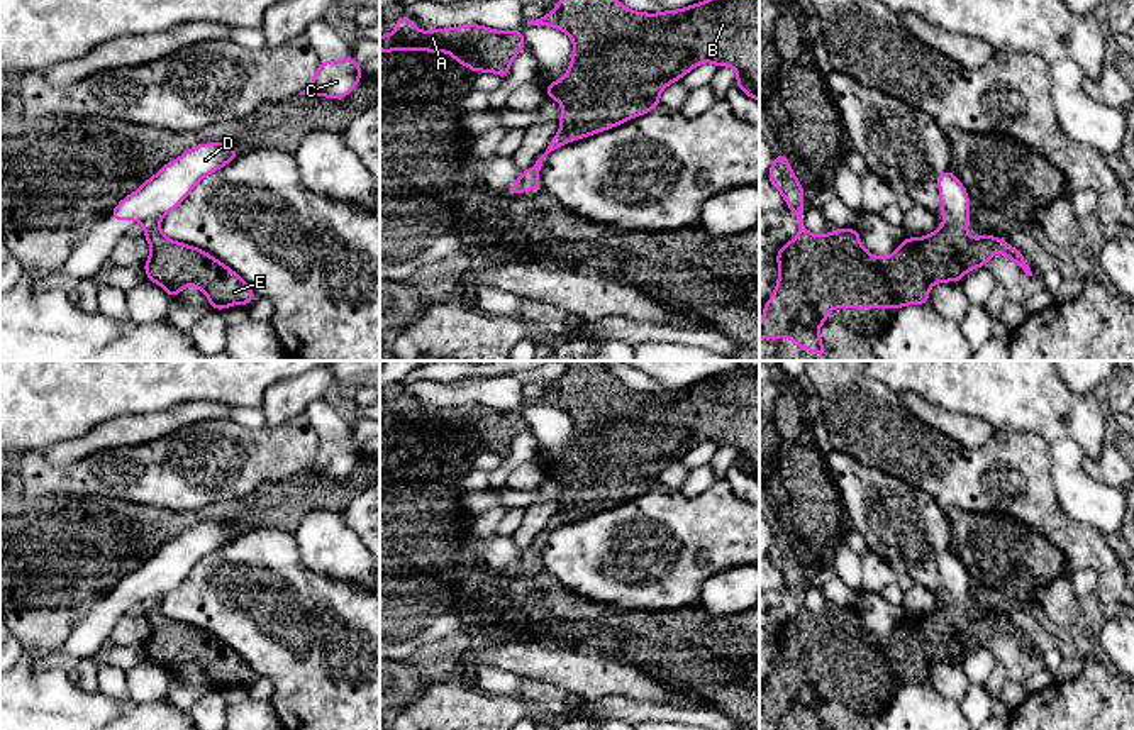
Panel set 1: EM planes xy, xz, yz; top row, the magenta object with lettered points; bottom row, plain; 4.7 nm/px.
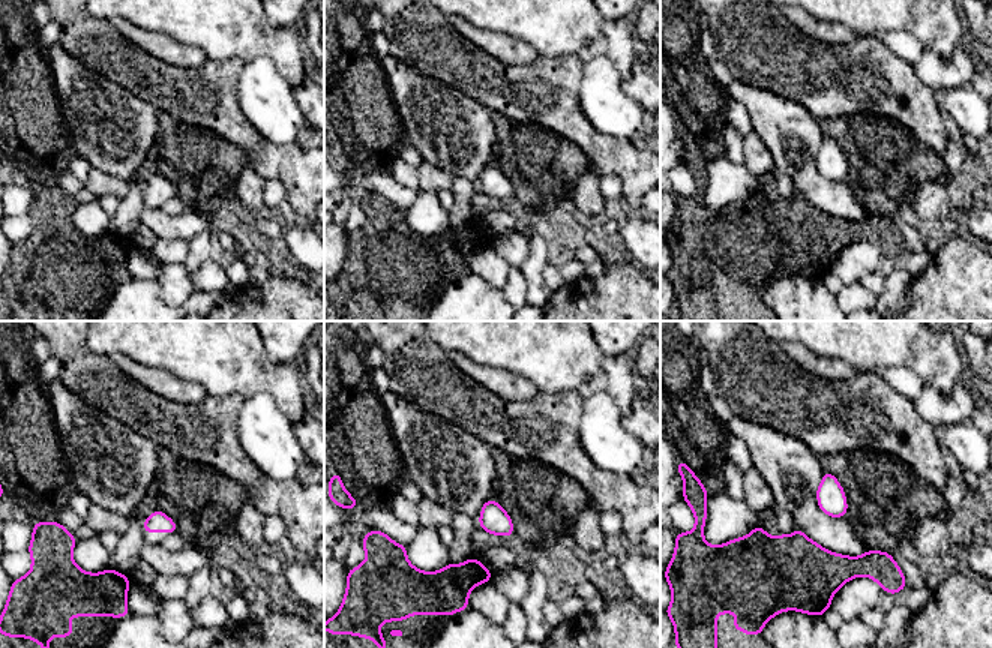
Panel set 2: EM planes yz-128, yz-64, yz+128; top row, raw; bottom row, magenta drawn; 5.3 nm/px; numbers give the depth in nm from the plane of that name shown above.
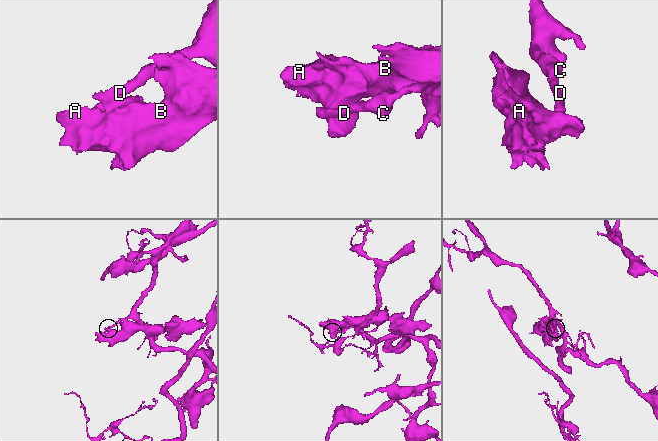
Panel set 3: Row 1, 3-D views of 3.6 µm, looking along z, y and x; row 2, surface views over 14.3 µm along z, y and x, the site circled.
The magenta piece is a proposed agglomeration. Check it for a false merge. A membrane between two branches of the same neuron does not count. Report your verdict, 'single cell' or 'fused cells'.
fused cells

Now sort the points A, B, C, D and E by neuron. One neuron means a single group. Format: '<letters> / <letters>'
A B E / C D

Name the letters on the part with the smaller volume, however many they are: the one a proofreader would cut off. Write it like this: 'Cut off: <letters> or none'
Cut off: A, B, E

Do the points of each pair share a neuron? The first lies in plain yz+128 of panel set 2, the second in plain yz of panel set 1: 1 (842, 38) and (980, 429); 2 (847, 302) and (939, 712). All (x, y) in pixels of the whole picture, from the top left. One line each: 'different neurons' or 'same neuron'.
1: same neuron
2: different neurons

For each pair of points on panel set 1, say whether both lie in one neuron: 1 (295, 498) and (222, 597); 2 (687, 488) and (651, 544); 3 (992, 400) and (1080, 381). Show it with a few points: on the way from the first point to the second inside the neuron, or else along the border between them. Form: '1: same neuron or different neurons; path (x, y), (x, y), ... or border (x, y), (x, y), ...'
1: different neurons; border (294, 532), (251, 529), (238, 537)
2: different neurons; border (717, 480), (695, 495), (682, 495), (678, 492)
3: different neurons; border (1061, 378), (1073, 392), (1100, 393)

